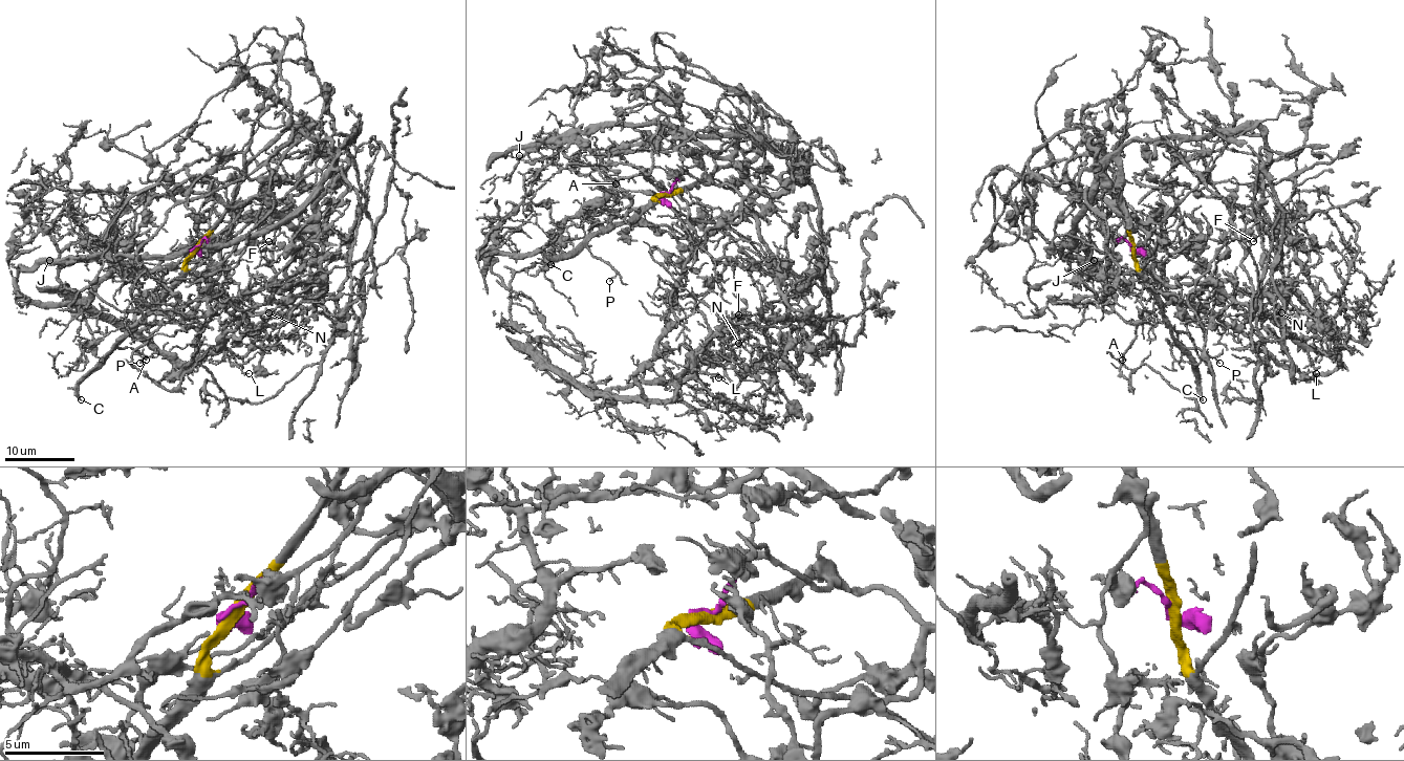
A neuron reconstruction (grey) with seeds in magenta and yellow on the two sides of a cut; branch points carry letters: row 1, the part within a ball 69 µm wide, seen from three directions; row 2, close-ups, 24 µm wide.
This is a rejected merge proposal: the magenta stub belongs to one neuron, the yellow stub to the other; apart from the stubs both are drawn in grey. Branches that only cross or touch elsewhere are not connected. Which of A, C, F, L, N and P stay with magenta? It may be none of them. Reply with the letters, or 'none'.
F, L, N

